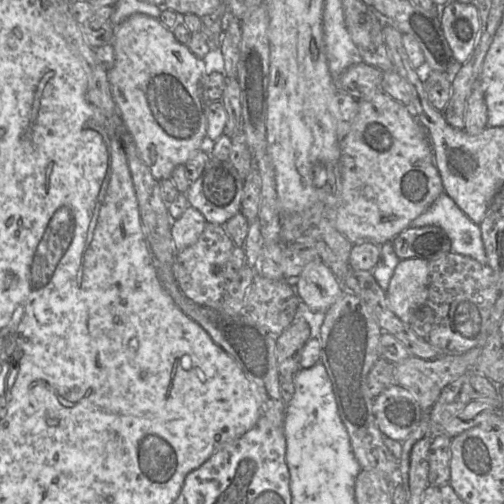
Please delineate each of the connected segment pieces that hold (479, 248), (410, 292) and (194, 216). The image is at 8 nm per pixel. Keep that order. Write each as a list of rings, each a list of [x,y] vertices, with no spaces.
[[[441,193],[409,227],[424,226],[437,226],[444,230],[451,241],[451,253],[488,265],[480,224],[473,223],[446,193]]]
[[[424,259],[400,260],[385,292],[389,309],[406,324],[428,297],[428,262]]]
[[[188,207],[177,220],[172,221],[171,235],[177,252],[193,245],[206,225],[203,215],[193,207]]]

